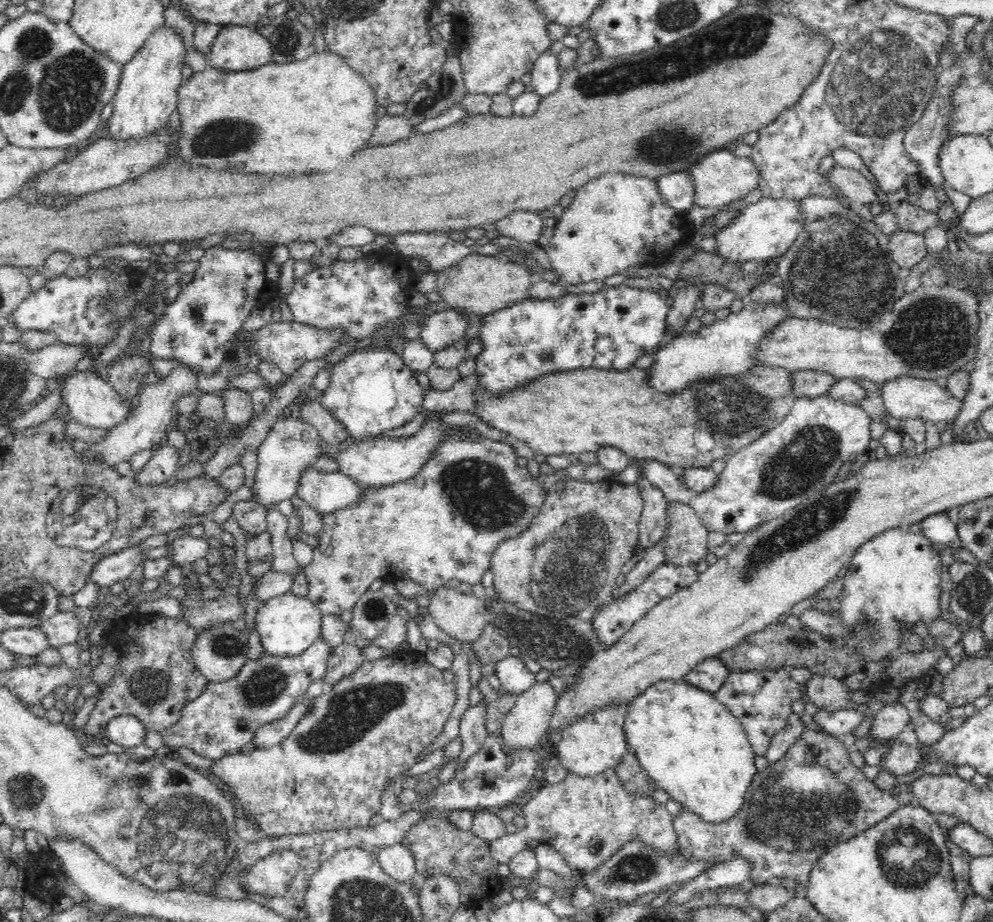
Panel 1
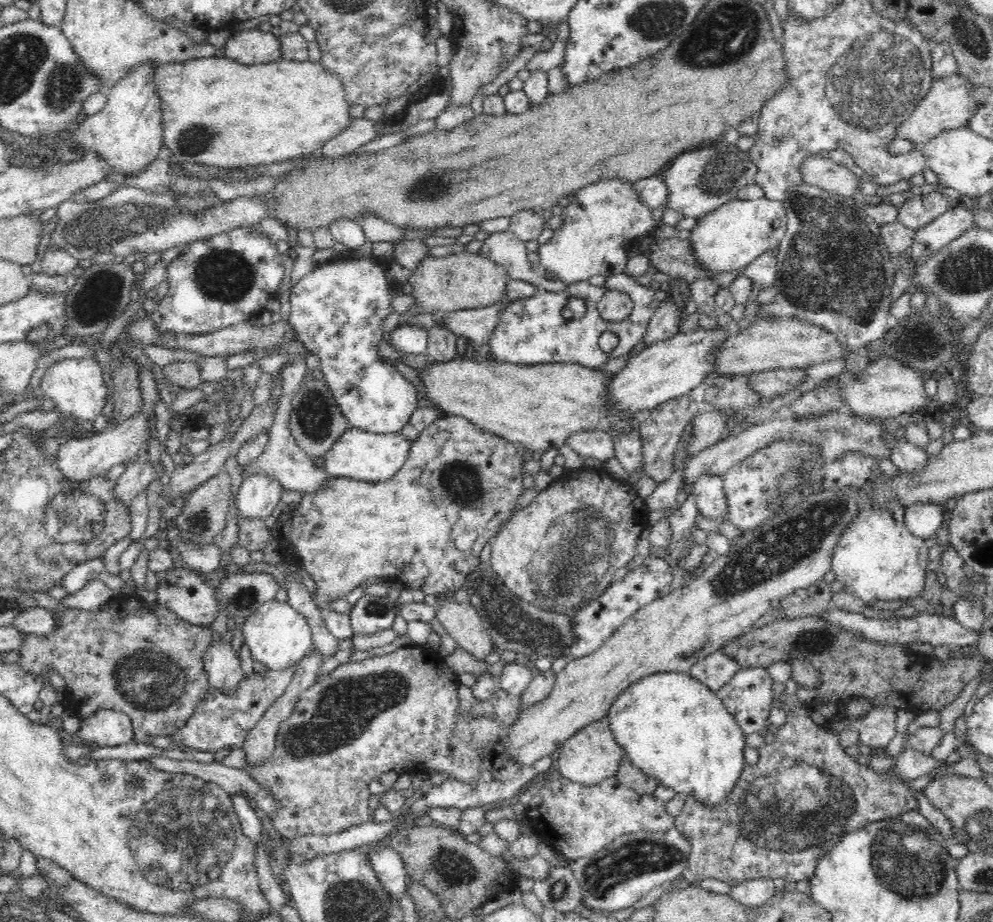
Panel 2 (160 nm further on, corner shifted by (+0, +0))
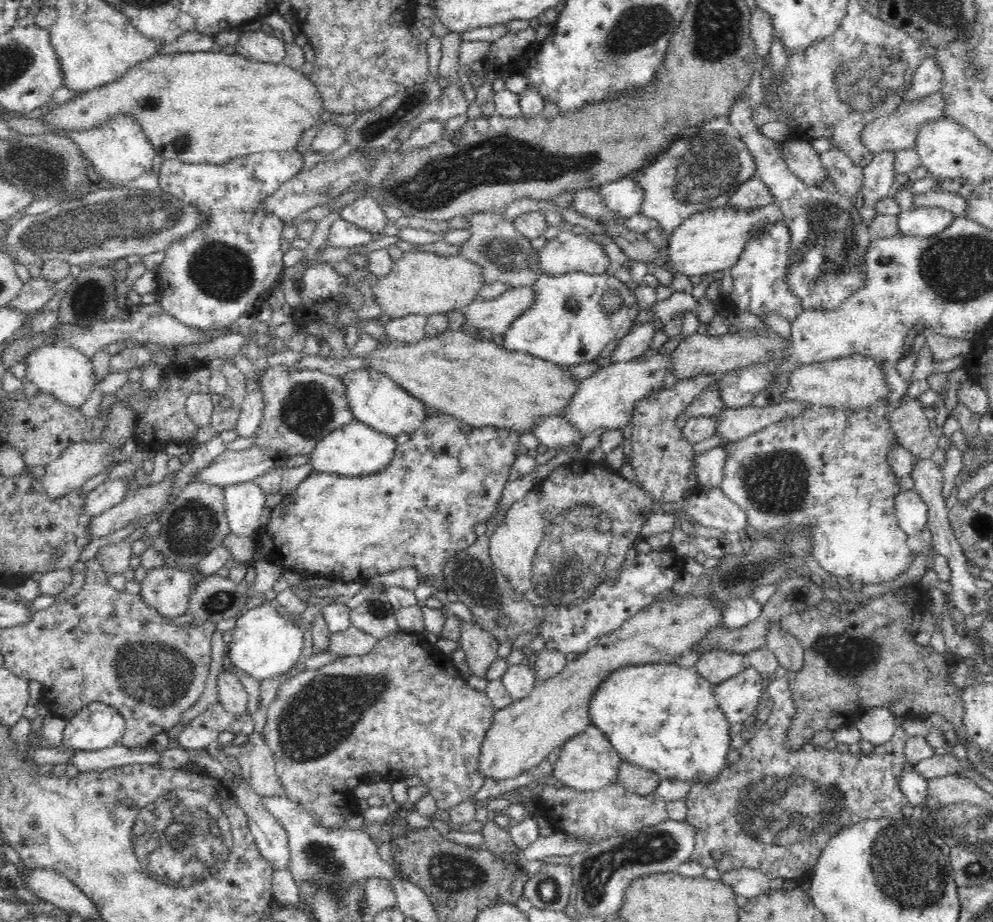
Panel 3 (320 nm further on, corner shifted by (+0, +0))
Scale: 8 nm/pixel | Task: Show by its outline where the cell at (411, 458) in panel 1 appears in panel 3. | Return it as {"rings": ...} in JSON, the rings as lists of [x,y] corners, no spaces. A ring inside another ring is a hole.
{"rings":[[[353,420],[322,438],[316,450],[310,454],[309,463],[314,471],[320,473],[332,473],[346,477],[370,476],[370,474],[382,472],[386,466],[392,464],[398,445],[395,437],[380,433]]]}

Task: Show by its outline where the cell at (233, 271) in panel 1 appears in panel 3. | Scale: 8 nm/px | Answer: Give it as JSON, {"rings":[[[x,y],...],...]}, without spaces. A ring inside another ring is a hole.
{"rings":[[[297,150],[291,151],[290,153],[259,153],[250,156],[242,156],[232,158],[232,160],[218,165],[189,163],[171,158],[162,158],[159,173],[160,190],[168,192],[172,196],[176,196],[176,198],[185,204],[192,204],[193,206],[200,208],[201,212],[206,212],[211,216],[211,220],[204,224],[204,228],[200,228],[198,232],[194,232],[194,234],[190,234],[190,236],[178,238],[174,244],[170,244],[165,250],[163,262],[156,267],[160,277],[158,290],[161,291],[161,296],[159,303],[164,309],[164,312],[167,312],[172,318],[175,318],[175,320],[181,322],[183,325],[194,327],[195,329],[220,330],[220,328],[222,328],[226,330],[227,327],[232,325],[232,322],[236,322],[238,318],[255,315],[256,312],[260,311],[262,302],[264,302],[266,298],[270,296],[273,289],[278,286],[278,283],[282,278],[282,272],[284,272],[284,262],[282,261],[284,253],[280,250],[280,244],[282,244],[281,234],[284,224],[278,218],[266,213],[266,211],[262,209],[262,202],[264,202],[268,196],[272,196],[271,194],[283,182],[290,180],[292,176],[300,172],[303,165],[303,155]]]}

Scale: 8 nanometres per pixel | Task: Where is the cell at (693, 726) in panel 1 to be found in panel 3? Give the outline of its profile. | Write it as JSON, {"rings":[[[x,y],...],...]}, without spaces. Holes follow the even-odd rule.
{"rings":[[[646,664],[612,675],[592,699],[591,724],[606,733],[622,760],[651,770],[661,779],[692,784],[712,784],[728,768],[730,721],[718,705],[714,686],[696,670]]]}

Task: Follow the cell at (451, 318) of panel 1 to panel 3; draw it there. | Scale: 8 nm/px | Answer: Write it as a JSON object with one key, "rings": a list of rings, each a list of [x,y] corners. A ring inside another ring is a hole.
{"rings":[[[521,285],[498,298],[478,299],[463,310],[466,316],[464,329],[470,327],[478,332],[503,336],[510,328],[511,322],[518,318],[532,301],[533,287]]]}

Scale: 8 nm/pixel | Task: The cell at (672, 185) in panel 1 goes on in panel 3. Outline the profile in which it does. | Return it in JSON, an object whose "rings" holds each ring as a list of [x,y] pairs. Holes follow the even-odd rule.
{"rings":[[[623,178],[616,182],[602,184],[598,189],[605,194],[607,206],[619,212],[621,216],[630,218],[642,214],[647,194],[644,186],[640,185],[636,179]]]}

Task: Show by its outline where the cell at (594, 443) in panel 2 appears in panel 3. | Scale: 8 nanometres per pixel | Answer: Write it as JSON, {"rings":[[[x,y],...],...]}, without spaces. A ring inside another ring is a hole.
{"rings":[[[560,416],[540,418],[532,434],[536,436],[540,444],[545,444],[554,450],[566,450],[570,446],[580,446],[586,438],[586,435],[582,435],[582,431],[574,423]]]}

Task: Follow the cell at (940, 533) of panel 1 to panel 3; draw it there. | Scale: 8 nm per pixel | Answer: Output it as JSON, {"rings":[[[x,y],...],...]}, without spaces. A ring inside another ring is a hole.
{"rings":[[[914,489],[900,490],[895,498],[895,516],[900,528],[917,541],[920,532],[928,526],[928,505]]]}

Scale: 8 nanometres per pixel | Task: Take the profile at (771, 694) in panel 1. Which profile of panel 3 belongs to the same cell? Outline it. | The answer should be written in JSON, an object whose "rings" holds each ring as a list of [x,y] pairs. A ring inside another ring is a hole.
{"rings":[[[750,666],[714,686],[713,692],[718,705],[732,724],[753,728],[757,725],[756,715],[761,710],[762,692],[766,689],[764,675]]]}

